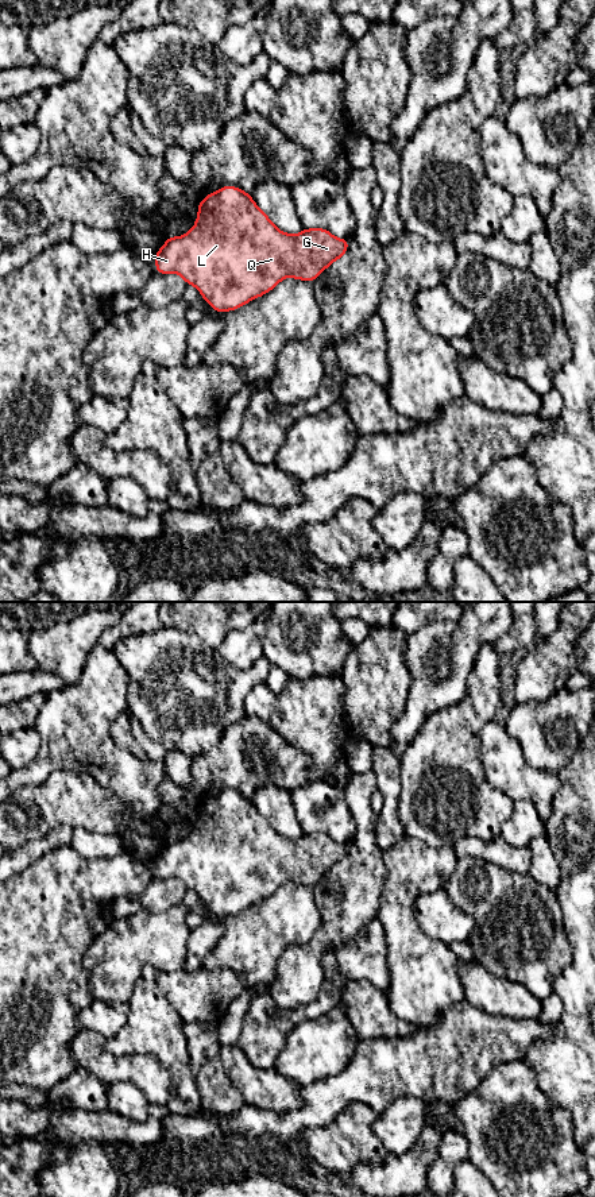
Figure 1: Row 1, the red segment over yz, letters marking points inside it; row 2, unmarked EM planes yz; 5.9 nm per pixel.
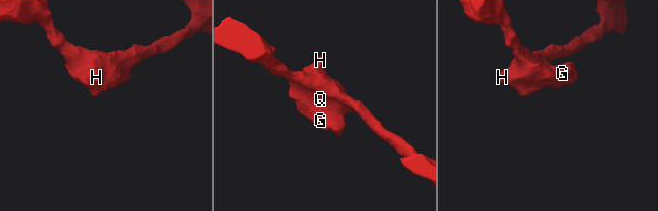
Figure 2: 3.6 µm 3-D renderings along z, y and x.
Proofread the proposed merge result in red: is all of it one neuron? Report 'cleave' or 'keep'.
keep

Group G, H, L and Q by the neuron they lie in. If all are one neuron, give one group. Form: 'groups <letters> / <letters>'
groups G H L Q

